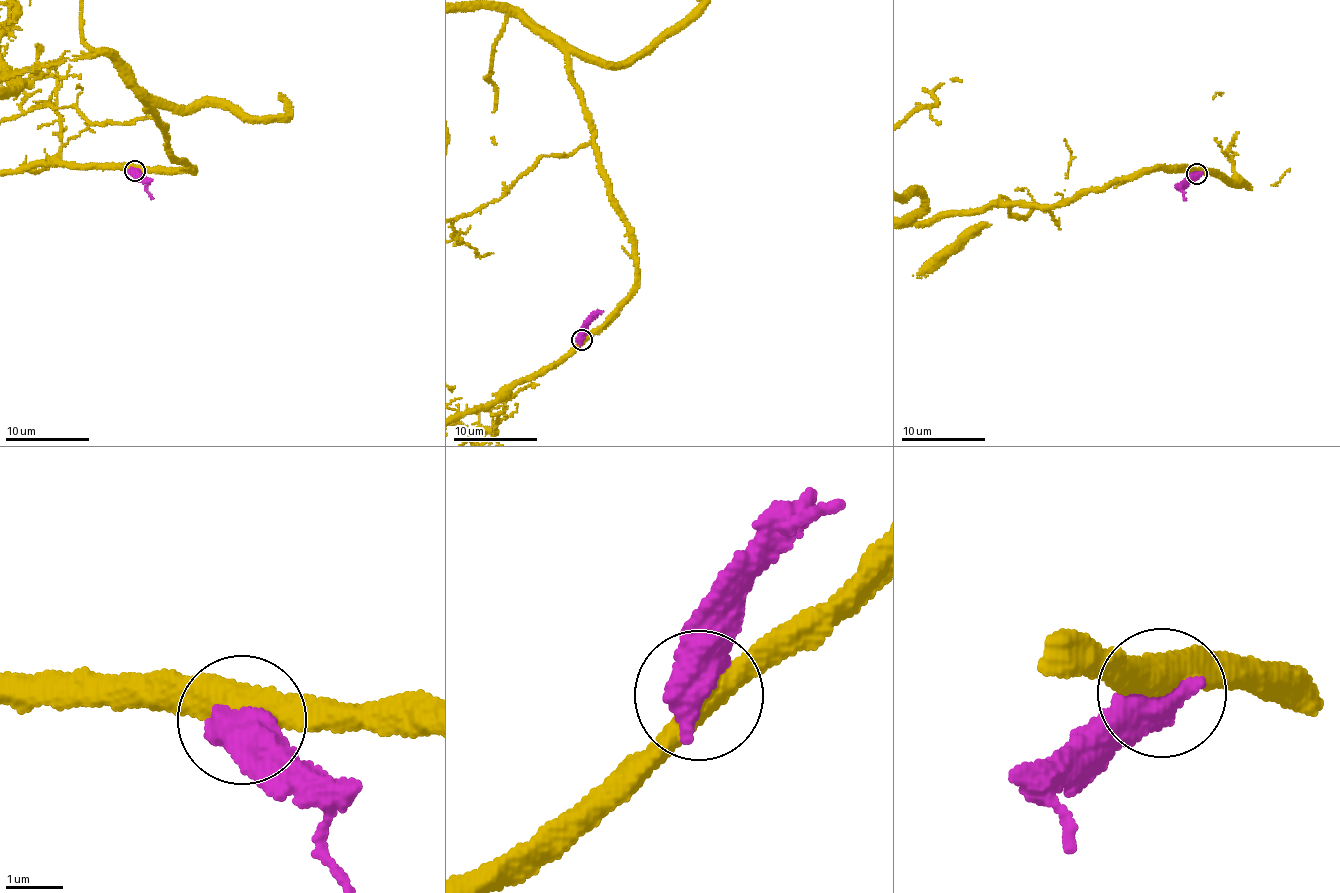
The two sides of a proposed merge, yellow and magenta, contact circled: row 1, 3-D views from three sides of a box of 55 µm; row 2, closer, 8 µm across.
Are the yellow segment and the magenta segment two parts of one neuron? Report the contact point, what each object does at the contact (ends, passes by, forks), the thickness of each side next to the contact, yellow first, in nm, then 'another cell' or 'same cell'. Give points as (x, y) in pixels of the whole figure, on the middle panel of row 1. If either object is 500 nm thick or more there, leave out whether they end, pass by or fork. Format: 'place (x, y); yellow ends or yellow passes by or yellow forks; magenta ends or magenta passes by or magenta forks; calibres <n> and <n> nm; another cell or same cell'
place (582, 340); calibres 440 and 700 nm; another cell

